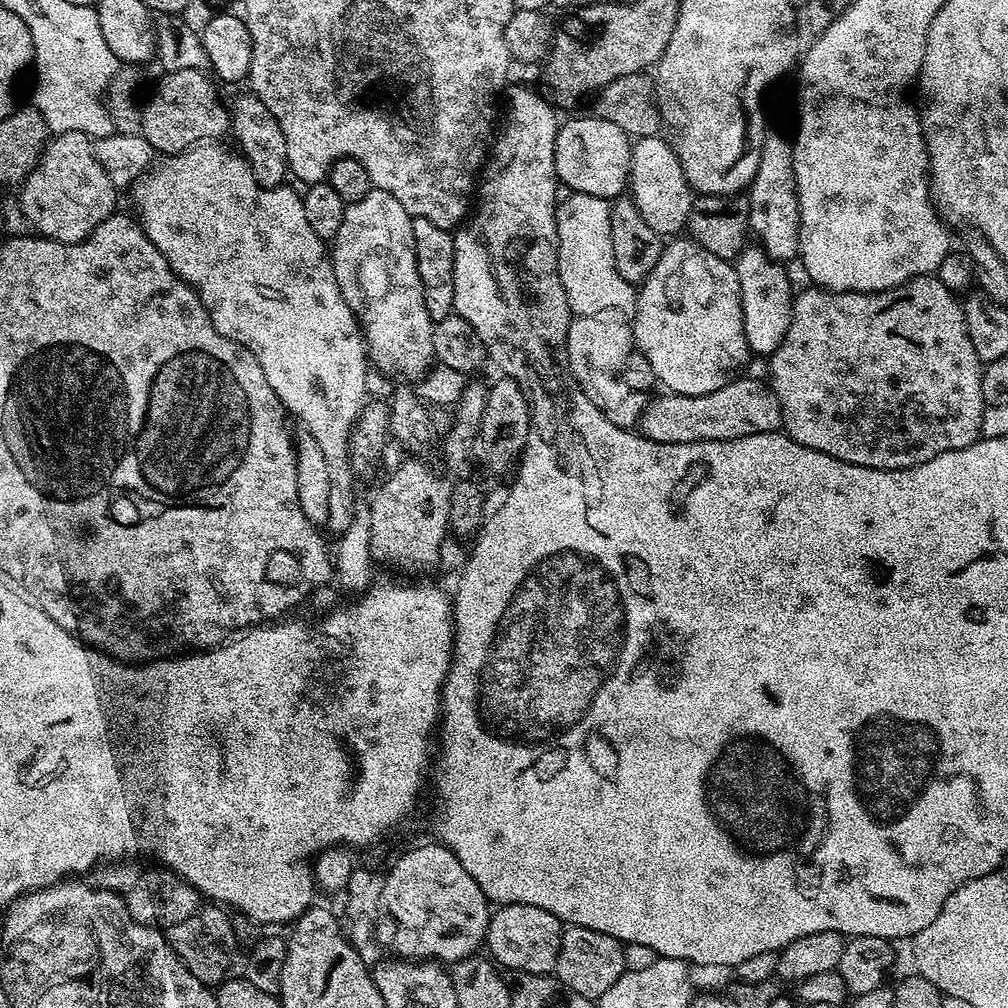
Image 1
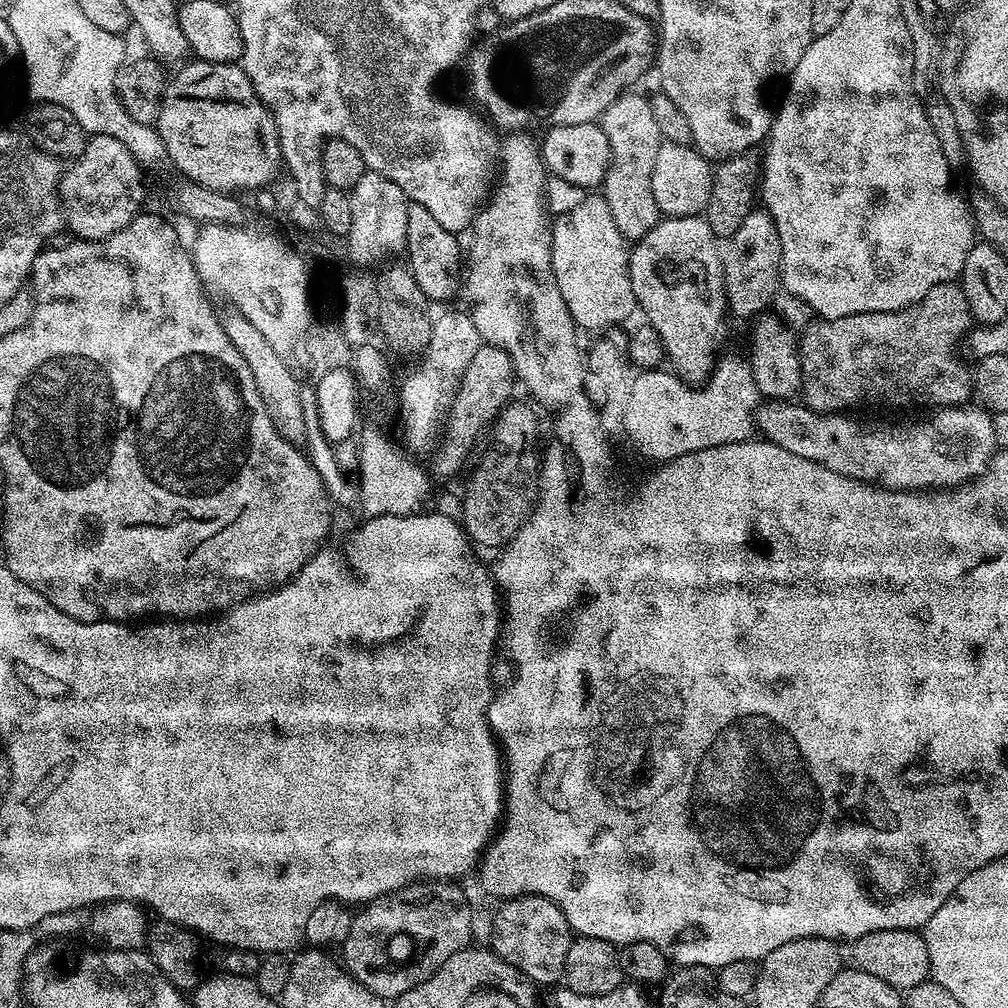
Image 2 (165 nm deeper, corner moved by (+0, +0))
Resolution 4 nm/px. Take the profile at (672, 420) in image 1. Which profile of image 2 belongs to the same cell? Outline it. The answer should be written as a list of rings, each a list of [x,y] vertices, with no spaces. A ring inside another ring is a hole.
[[[775,398],[761,403],[756,410],[756,428],[764,431],[761,433],[765,439],[782,446],[782,450],[790,450],[790,454],[810,458],[846,478],[867,480],[869,484],[893,488],[896,492],[958,488],[982,476],[998,451],[993,413],[983,406],[975,408],[972,402],[959,408],[941,408],[933,411],[929,420],[916,420],[913,424],[863,424],[860,420],[851,420],[848,414],[817,412],[803,403],[796,403],[800,402]]]

